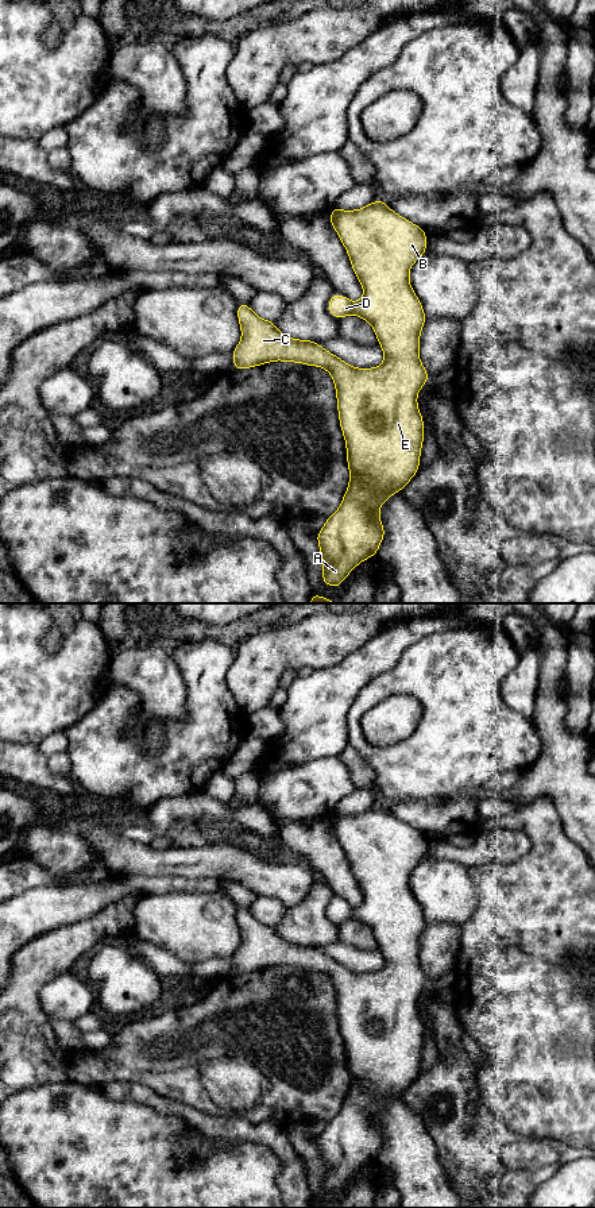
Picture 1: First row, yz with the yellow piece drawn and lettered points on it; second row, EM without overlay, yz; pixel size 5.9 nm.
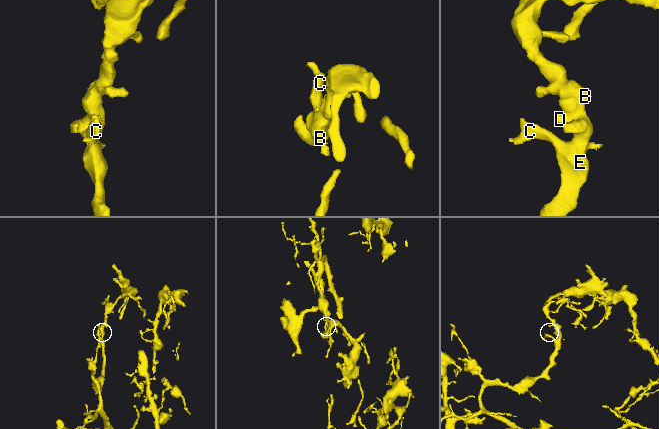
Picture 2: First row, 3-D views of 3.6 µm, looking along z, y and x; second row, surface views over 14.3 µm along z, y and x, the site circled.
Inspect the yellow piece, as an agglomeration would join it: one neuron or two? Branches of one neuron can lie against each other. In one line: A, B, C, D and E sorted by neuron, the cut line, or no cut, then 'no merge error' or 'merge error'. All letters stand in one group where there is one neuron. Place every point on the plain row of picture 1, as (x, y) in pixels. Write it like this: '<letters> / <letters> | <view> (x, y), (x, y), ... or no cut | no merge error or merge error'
A B C D E | no cut | no merge error

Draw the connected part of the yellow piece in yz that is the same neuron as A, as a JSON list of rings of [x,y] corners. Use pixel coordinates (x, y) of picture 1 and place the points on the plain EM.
[[[383,804],[356,815],[332,811],[329,827],[348,857],[364,900],[358,907],[351,907],[344,899],[331,900],[328,918],[337,923],[355,919],[367,925],[385,957],[385,966],[375,973],[352,972],[317,946],[285,941],[274,926],[256,921],[248,908],[237,910],[242,945],[232,956],[232,965],[236,976],[283,965],[322,972],[333,983],[349,1089],[340,1112],[317,1136],[317,1147],[322,1162],[322,1186],[337,1192],[358,1169],[376,1161],[385,1142],[379,1112],[394,1097],[403,1095],[420,1073],[424,1024],[417,1011],[417,999],[429,985],[429,979],[421,969],[418,953],[426,921],[410,891],[409,876],[426,856],[426,837],[393,817]]]

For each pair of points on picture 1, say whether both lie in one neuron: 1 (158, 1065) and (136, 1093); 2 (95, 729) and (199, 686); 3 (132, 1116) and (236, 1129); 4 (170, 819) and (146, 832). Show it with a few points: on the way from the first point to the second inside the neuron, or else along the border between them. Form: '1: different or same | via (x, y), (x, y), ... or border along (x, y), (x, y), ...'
1: different | border along (111, 1081), (138, 1081), (170, 1099)
2: same | via (130, 760), (163, 760), (199, 725), (199, 721)
3: different | border along (155, 1111), (177, 1115), (212, 1141)
4: same | via (165, 819), (151, 830)

